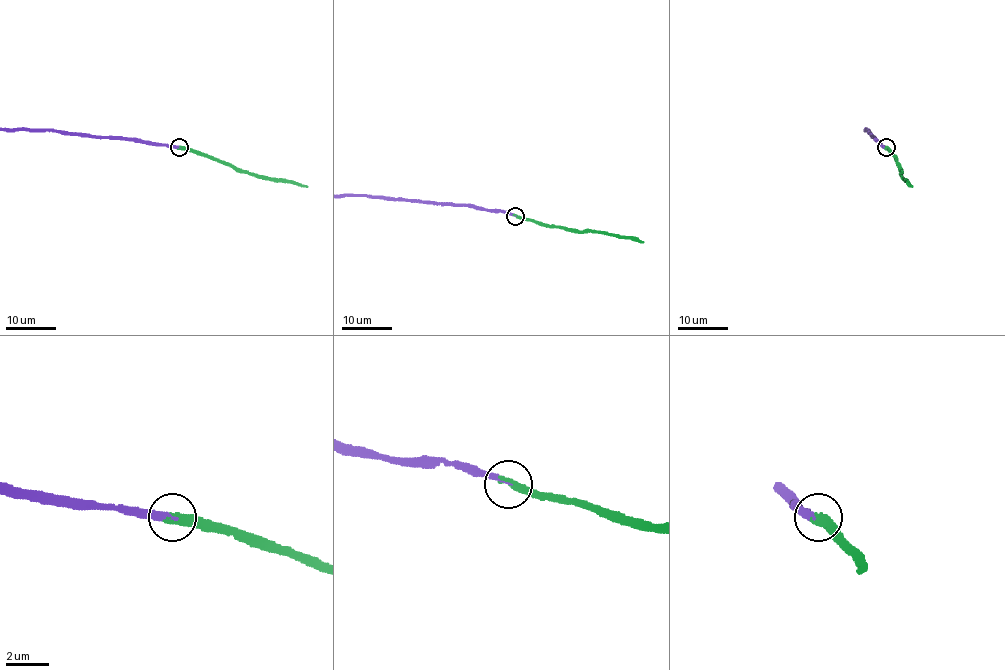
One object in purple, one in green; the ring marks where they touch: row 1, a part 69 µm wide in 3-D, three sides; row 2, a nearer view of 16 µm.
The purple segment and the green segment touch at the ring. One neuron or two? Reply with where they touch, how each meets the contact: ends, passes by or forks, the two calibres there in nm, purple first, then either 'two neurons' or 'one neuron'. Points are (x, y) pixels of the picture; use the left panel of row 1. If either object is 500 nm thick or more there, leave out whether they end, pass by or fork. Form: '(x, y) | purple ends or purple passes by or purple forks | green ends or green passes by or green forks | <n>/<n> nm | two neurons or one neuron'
(179, 147) | purple ends | green ends | 320/360 nm | one neuron

